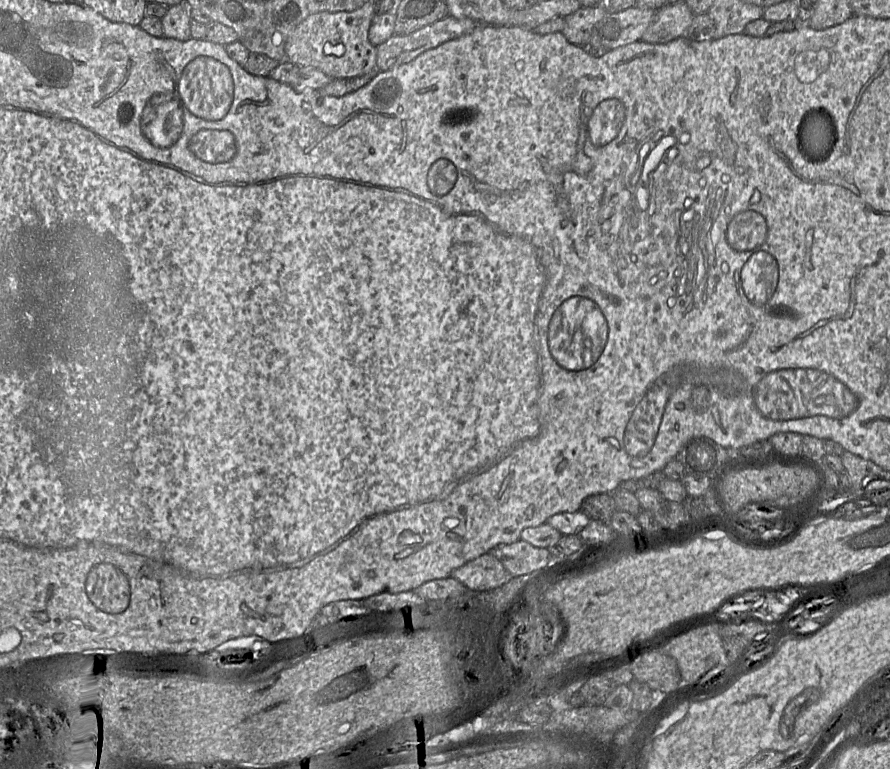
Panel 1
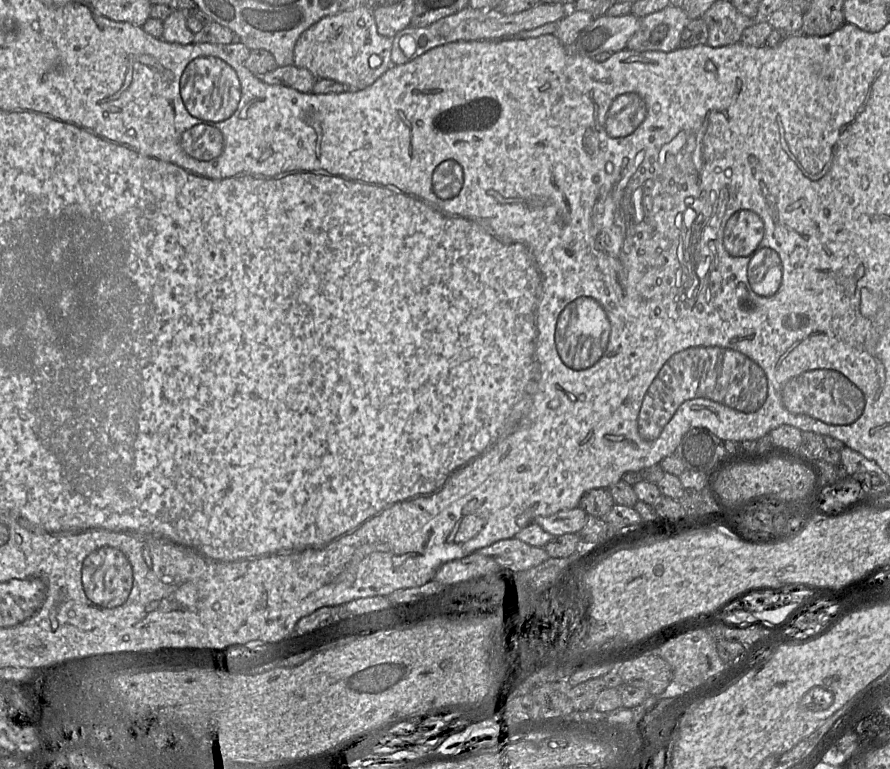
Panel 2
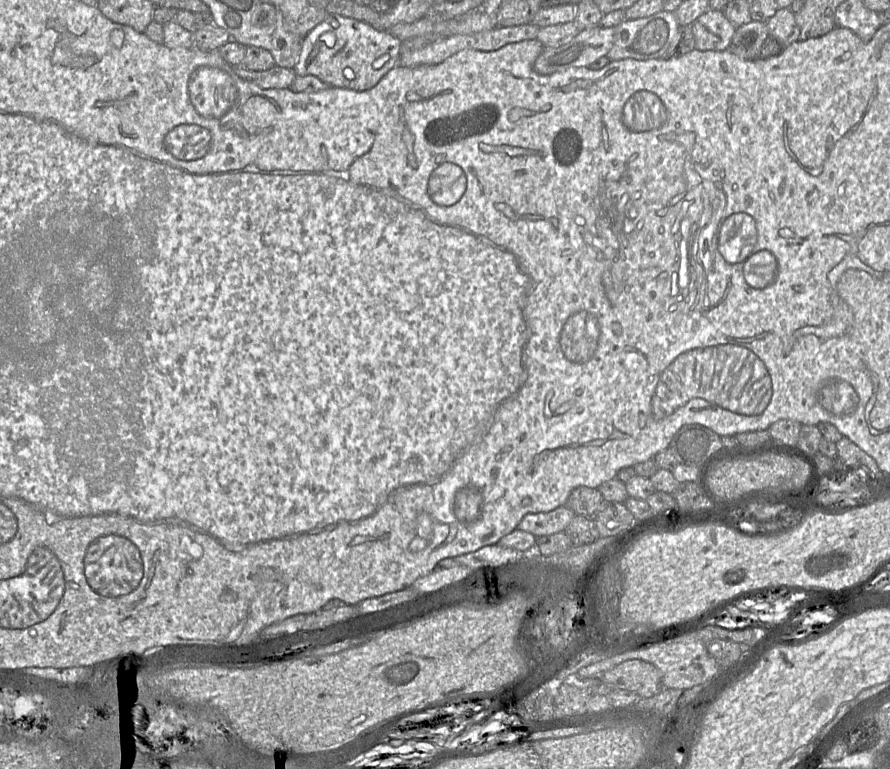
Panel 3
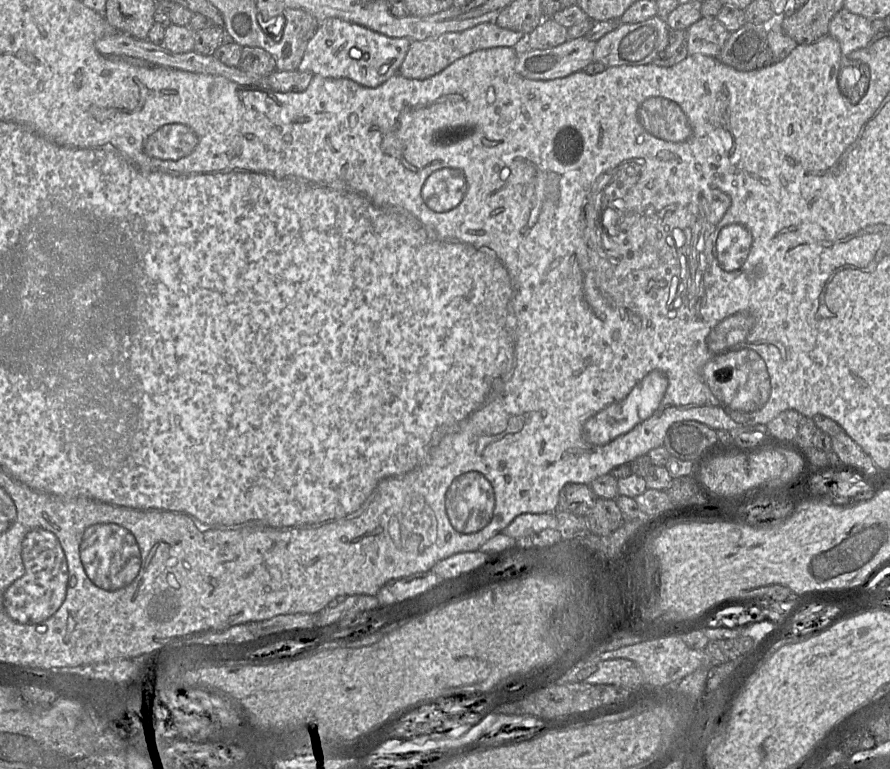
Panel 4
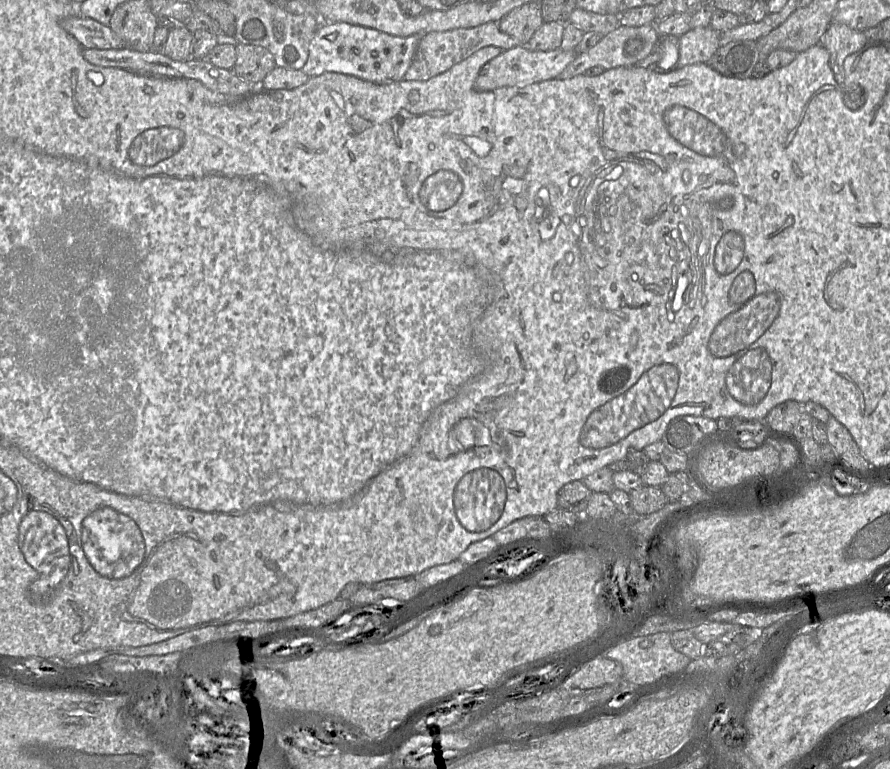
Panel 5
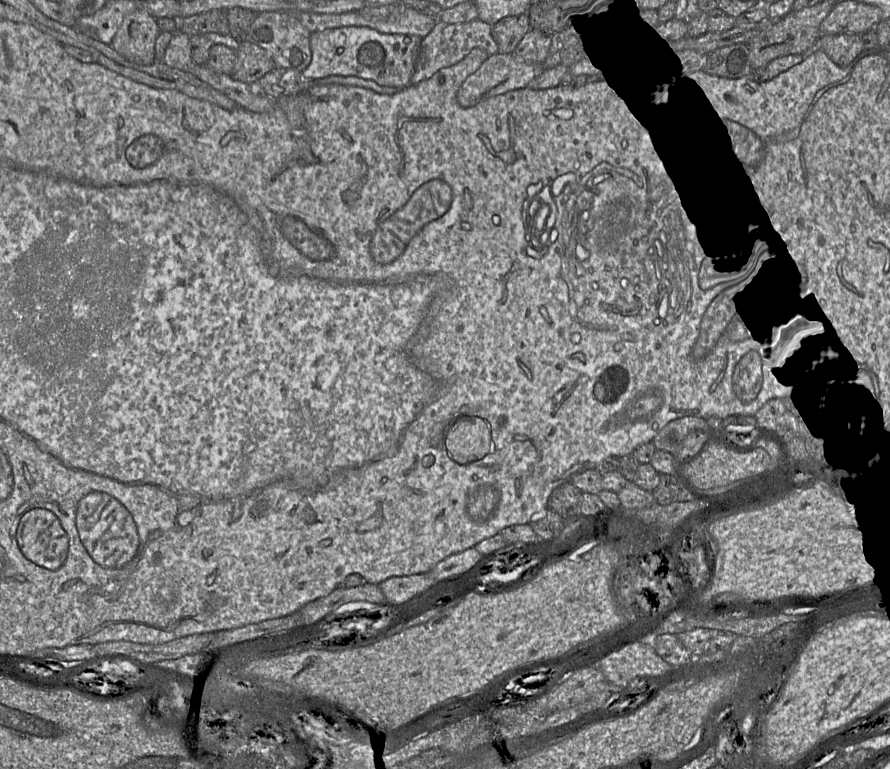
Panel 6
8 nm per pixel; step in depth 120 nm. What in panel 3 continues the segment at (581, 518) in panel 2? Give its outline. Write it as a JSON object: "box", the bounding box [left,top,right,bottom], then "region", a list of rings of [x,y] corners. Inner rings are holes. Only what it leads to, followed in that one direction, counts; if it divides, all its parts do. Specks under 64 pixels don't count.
{"box":[517,505,576,537],"region":[[[565,505],[549,512],[526,514],[517,529],[536,537],[564,531],[576,514]]]}

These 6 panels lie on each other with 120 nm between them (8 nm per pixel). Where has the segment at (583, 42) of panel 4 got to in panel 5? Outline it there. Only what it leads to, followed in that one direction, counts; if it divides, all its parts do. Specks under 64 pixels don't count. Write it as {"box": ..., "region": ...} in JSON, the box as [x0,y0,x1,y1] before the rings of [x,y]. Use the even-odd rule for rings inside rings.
{"box":[475,45,576,91],"region":[[[516,45],[509,50],[502,51],[481,68],[475,81],[475,90],[492,91],[502,87],[527,86],[555,79],[576,55],[576,51],[564,51],[560,48],[552,51],[531,51],[525,45]]]}

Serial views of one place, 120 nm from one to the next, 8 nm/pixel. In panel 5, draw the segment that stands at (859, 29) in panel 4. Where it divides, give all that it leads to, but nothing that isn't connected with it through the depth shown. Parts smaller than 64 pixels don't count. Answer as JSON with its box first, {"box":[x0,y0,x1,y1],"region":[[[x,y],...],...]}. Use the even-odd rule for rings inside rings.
{"box":[821,22,867,81],"region":[[[831,22],[823,35],[821,44],[830,56],[830,67],[838,81],[843,75],[845,58],[867,44],[863,31],[855,30],[847,25]]]}

